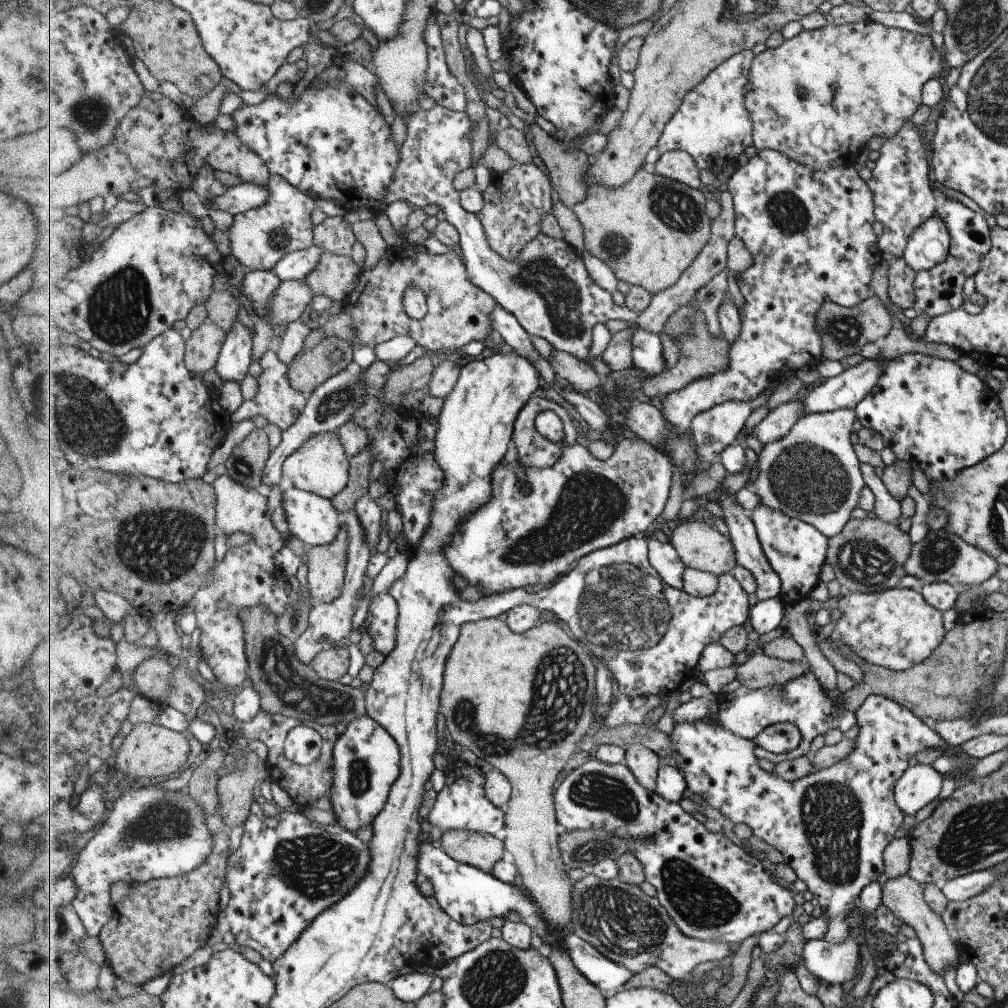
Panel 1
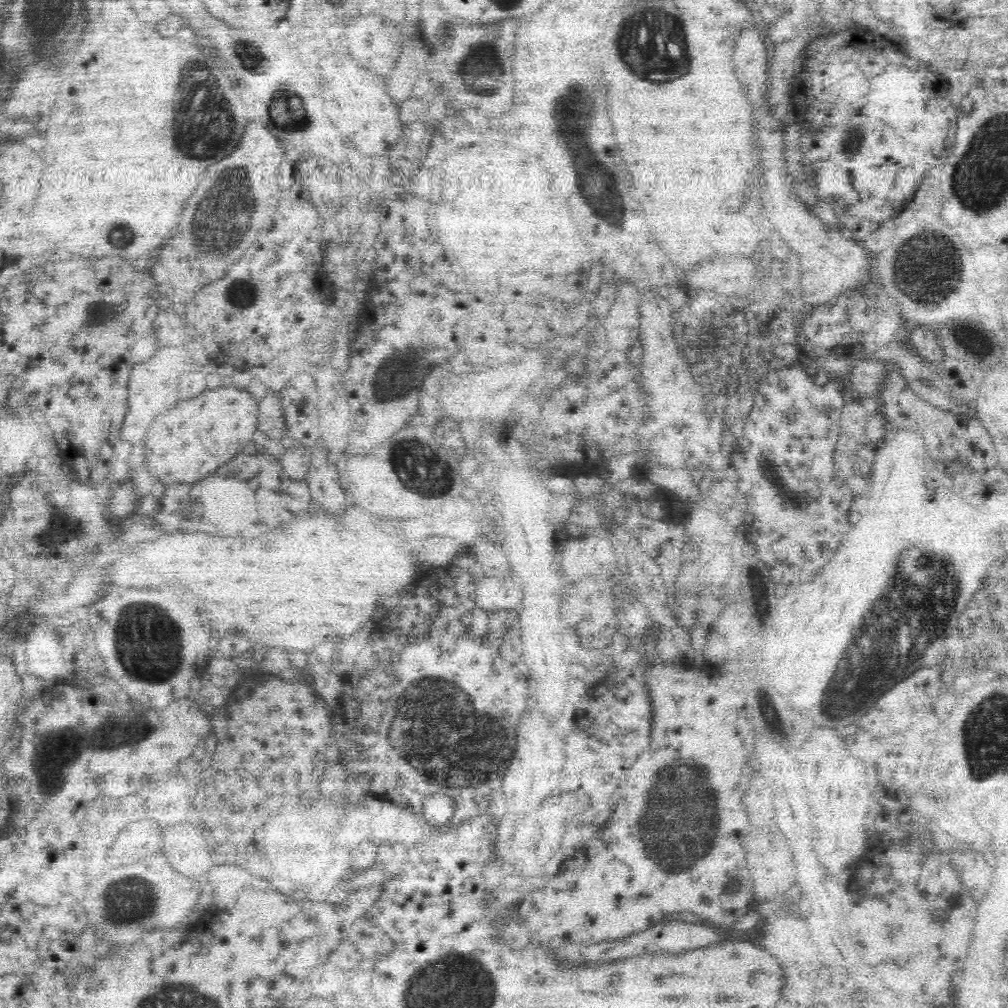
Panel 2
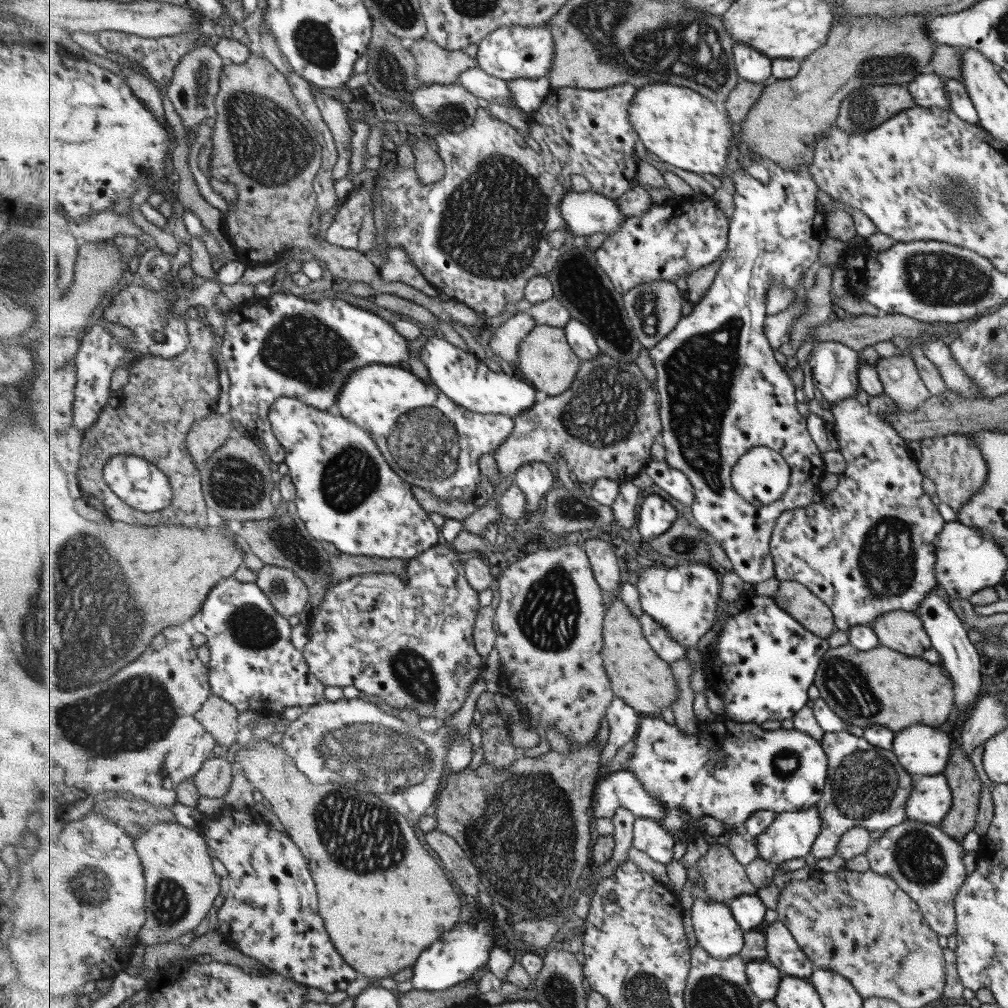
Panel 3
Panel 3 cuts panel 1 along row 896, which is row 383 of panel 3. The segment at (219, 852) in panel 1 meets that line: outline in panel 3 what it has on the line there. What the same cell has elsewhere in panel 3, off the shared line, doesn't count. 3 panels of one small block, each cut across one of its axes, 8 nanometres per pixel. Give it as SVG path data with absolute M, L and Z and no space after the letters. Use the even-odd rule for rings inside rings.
M197 319L190 321L188 328L191 342L185 353L173 359L151 355L135 363L128 370L127 386L114 395L115 403L105 408L93 427L75 436L71 442L77 473L76 493L113 521L132 525L181 525L199 530L209 528L202 472L190 453L187 439L195 421L217 408L216 402L221 396L220 363L213 356L212 327ZM115 455L143 457L161 468L170 477L174 489L170 506L156 513L136 512L119 498L104 479L106 464Z

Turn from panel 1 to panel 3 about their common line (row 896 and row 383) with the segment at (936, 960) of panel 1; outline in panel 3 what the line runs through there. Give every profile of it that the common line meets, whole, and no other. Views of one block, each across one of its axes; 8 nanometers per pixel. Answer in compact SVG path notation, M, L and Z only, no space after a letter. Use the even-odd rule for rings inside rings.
M899 351L892 357L878 357L874 368L883 392L894 400L899 412L908 413L915 410L930 396L909 355Z

